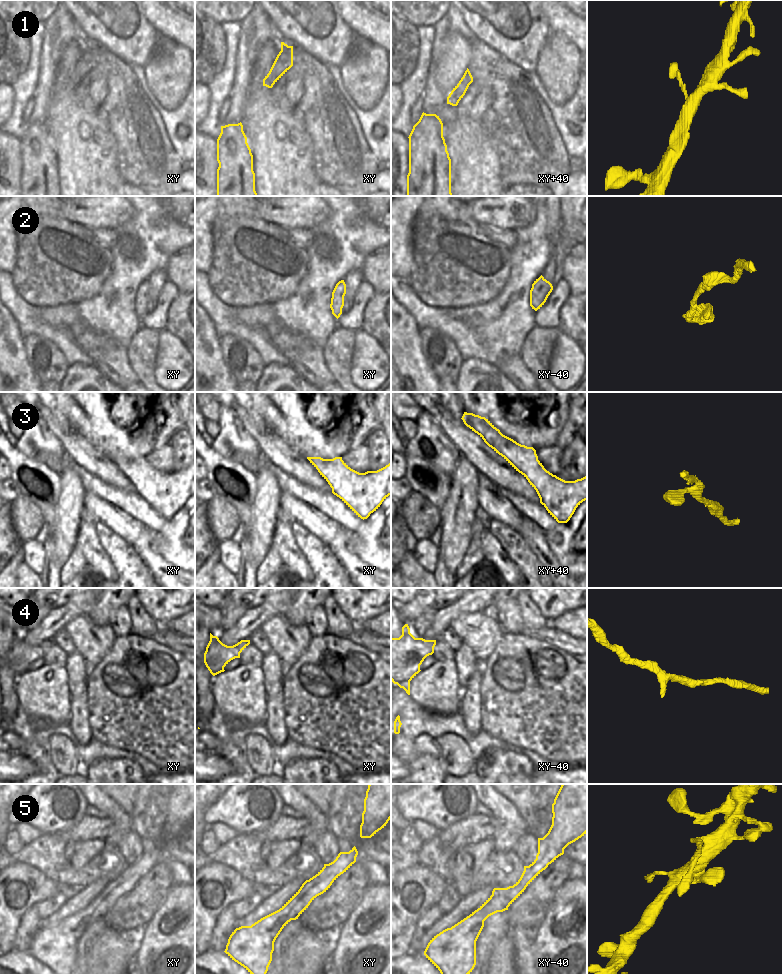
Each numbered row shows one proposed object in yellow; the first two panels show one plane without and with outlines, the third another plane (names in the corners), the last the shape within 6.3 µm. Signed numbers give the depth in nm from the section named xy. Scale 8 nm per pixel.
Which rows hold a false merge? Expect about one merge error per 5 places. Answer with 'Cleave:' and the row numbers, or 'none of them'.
Cleave: none of them

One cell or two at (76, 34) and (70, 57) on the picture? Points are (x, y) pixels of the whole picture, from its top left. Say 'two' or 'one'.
two

